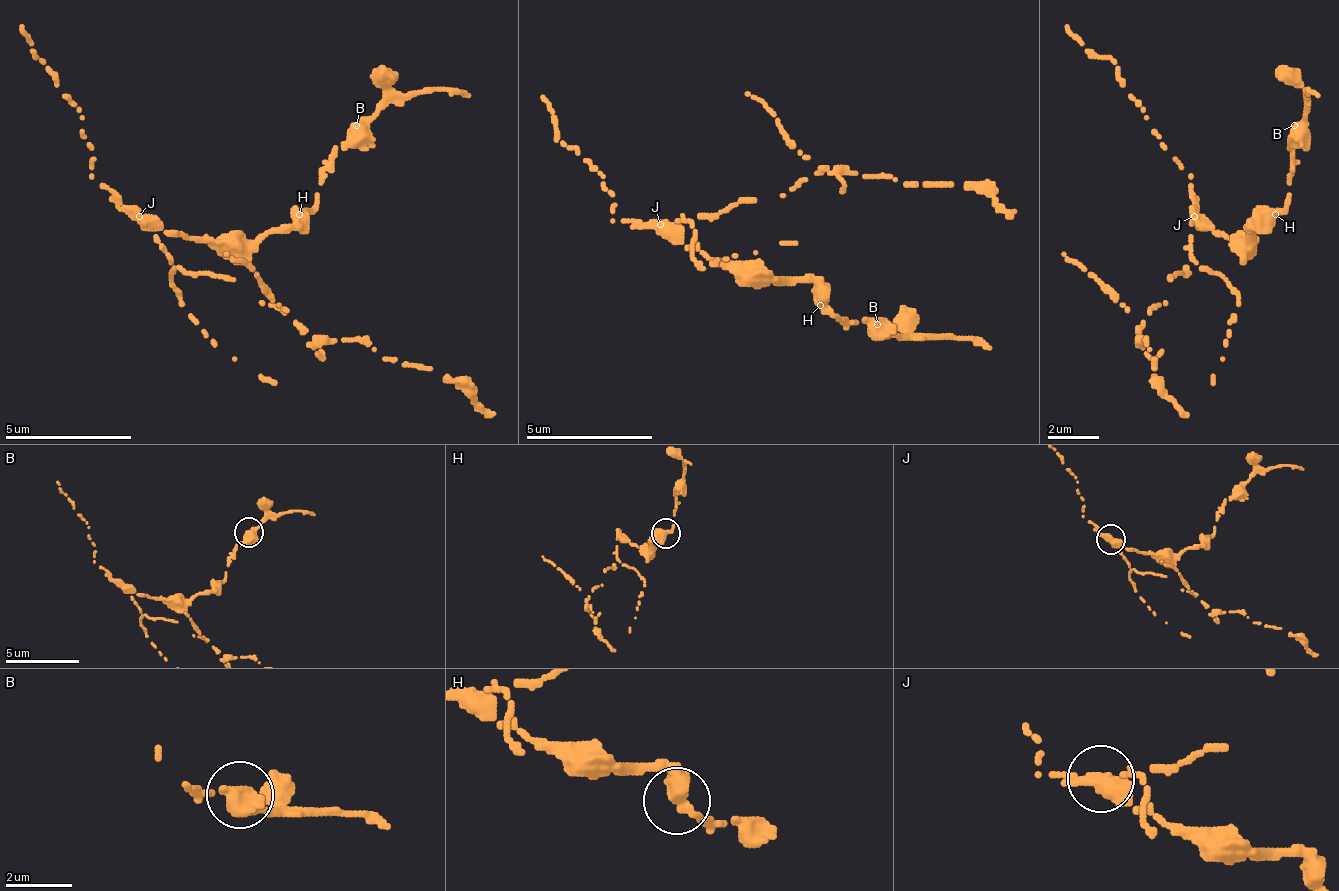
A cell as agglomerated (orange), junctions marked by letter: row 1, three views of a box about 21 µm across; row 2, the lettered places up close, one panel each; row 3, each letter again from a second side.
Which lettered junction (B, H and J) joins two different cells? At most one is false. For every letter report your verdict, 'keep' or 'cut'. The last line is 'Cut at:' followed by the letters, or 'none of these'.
B: keep
H: keep
J: cut
Cut at: J

